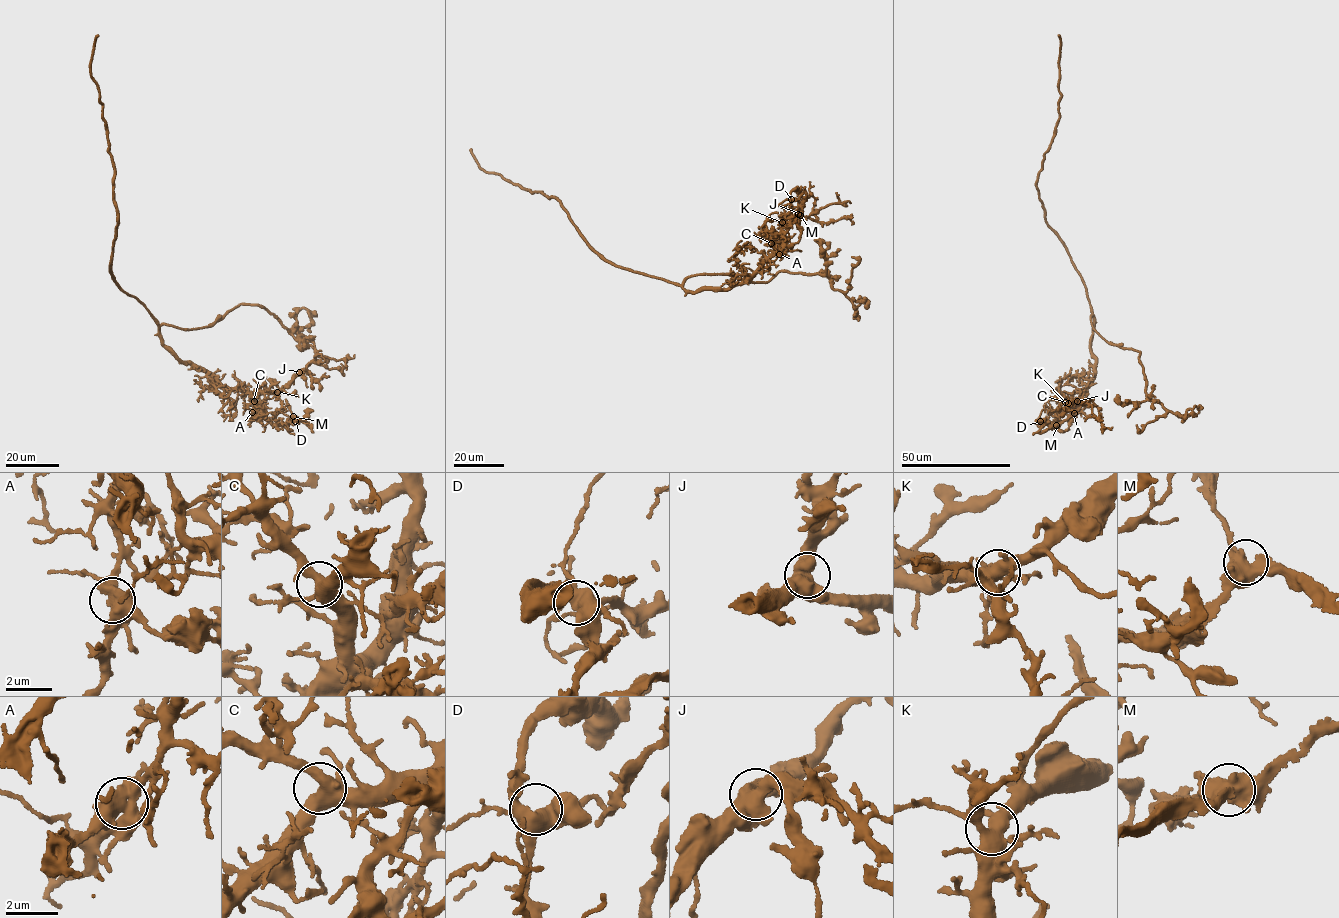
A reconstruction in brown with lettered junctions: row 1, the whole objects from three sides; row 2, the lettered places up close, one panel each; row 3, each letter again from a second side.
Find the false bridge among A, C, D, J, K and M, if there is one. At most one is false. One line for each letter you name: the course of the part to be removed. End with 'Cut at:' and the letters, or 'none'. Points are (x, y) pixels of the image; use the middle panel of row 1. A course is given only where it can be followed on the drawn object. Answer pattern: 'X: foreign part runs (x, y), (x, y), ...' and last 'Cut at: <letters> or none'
Cut at: none

